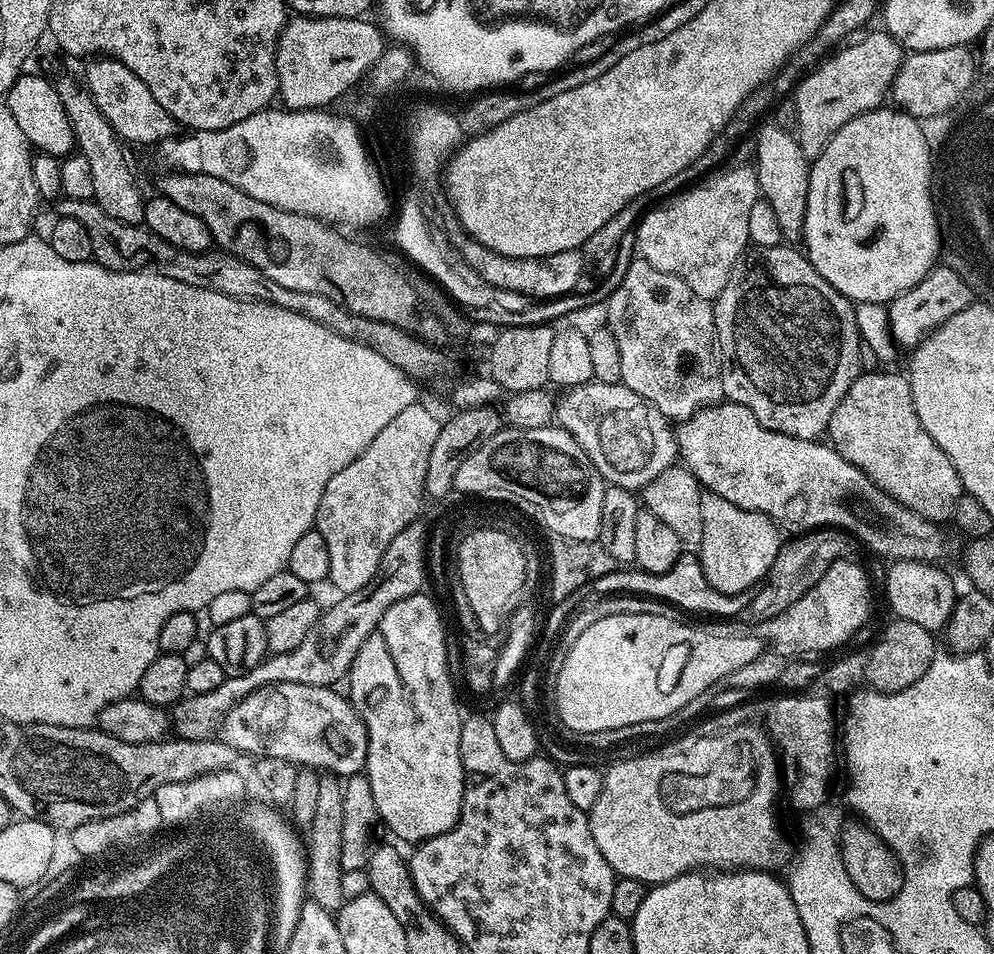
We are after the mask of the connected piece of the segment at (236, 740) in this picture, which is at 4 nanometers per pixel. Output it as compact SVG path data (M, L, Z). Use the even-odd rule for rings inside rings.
M282 682L281 684L271 684L265 688L259 688L258 690L251 692L246 698L242 698L242 702L234 705L232 709L224 716L224 722L218 729L219 739L227 743L237 753L243 754L243 752L253 752L253 757L274 757L278 759L286 759L288 763L292 763L297 766L304 766L306 764L310 768L324 768L327 773L335 774L340 778L347 778L354 776L365 771L368 763L368 731L364 725L364 719L356 713L356 708L352 704L352 701L348 699L347 695L336 693L335 687L329 686L323 688L322 686L306 686L302 682Z

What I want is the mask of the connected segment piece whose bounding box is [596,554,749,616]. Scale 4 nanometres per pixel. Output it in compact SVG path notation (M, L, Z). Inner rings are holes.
M682 554L670 570L662 574L641 572L639 570L617 570L606 574L596 580L596 588L606 588L610 594L635 594L638 596L651 596L664 601L669 606L677 604L688 612L705 612L708 616L736 616L741 615L748 605L749 597L741 594L731 596L722 594L706 582L706 574L702 570L699 559L695 555Z

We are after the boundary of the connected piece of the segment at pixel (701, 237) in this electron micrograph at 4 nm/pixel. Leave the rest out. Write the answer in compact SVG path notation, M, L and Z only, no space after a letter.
M751 167L732 168L729 172L714 177L713 180L707 180L705 179L699 186L689 187L673 195L667 202L661 203L664 204L661 208L649 207L648 211L640 217L634 233L635 247L643 260L650 262L650 266L666 274L674 274L682 278L682 282L686 282L686 286L690 286L694 294L712 302L718 294L722 294L732 273L732 267L749 247L750 209L756 200L761 199L761 194L760 184L756 181L756 173Z

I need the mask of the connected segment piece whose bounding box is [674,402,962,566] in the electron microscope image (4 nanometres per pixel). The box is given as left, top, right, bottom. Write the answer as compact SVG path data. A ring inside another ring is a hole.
M721 402L712 405L710 408L702 408L699 412L694 413L690 419L677 423L674 431L676 434L676 447L678 449L679 459L683 461L689 472L696 475L697 480L700 481L701 485L703 485L707 491L718 494L722 498L726 498L726 502L734 502L734 506L742 506L746 510L754 510L755 512L766 514L777 526L783 529L785 533L803 534L820 529L843 530L845 533L853 532L870 551L877 552L880 556L885 556L885 561L888 562L895 562L897 560L923 560L925 564L940 566L945 563L943 560L952 560L955 556L957 559L957 557L961 555L962 544L959 544L959 542L944 529L947 527L941 526L935 520L922 518L918 514L914 514L914 510L910 510L906 506L899 504L890 493L883 492L883 490L858 466L846 462L842 458L842 454L838 454L831 443L821 442L819 439L803 440L802 438L794 438L793 436L787 436L781 432L770 430L766 426L762 426L762 422L758 422L758 418L754 418L754 414L750 414L750 410L746 410L746 406L733 404L731 402Z

